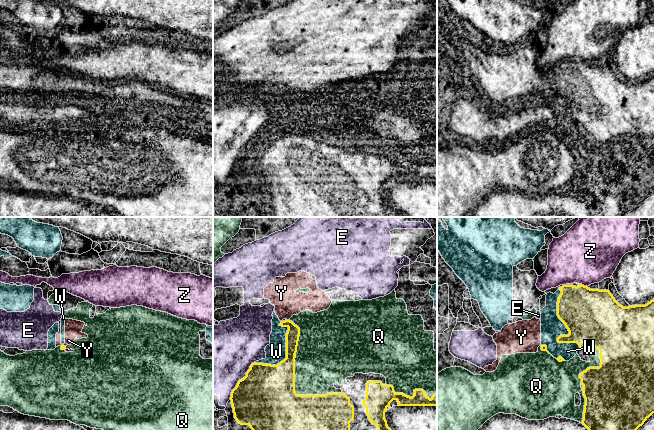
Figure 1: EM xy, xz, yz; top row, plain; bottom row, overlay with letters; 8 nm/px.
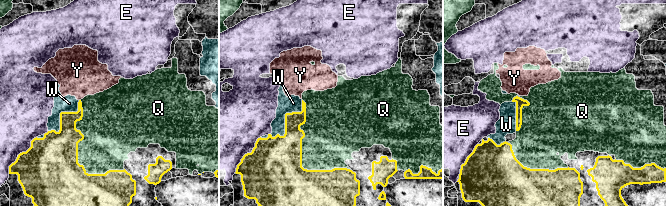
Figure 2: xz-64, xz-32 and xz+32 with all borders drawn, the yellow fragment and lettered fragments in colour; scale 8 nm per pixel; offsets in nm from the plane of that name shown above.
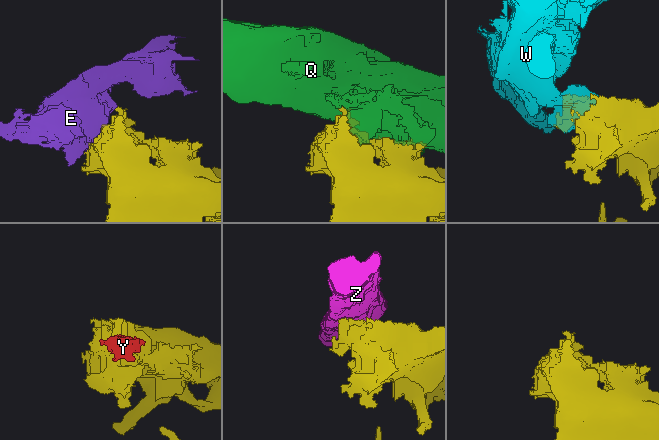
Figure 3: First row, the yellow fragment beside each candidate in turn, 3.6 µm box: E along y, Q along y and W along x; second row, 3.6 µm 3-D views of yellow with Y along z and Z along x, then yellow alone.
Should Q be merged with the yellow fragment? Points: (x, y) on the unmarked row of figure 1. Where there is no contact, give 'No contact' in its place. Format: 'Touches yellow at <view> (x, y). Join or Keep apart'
Touches yellow at xz (294, 154). Keep apart

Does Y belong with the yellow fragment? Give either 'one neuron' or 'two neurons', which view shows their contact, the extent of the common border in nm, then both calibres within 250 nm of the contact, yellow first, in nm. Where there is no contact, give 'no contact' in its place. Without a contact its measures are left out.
two neurons; contact in xz; length 30 nm; calibres 110 and 220 nm

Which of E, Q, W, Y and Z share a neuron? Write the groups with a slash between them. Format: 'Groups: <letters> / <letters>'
Groups: E Y / Q / W / Z

